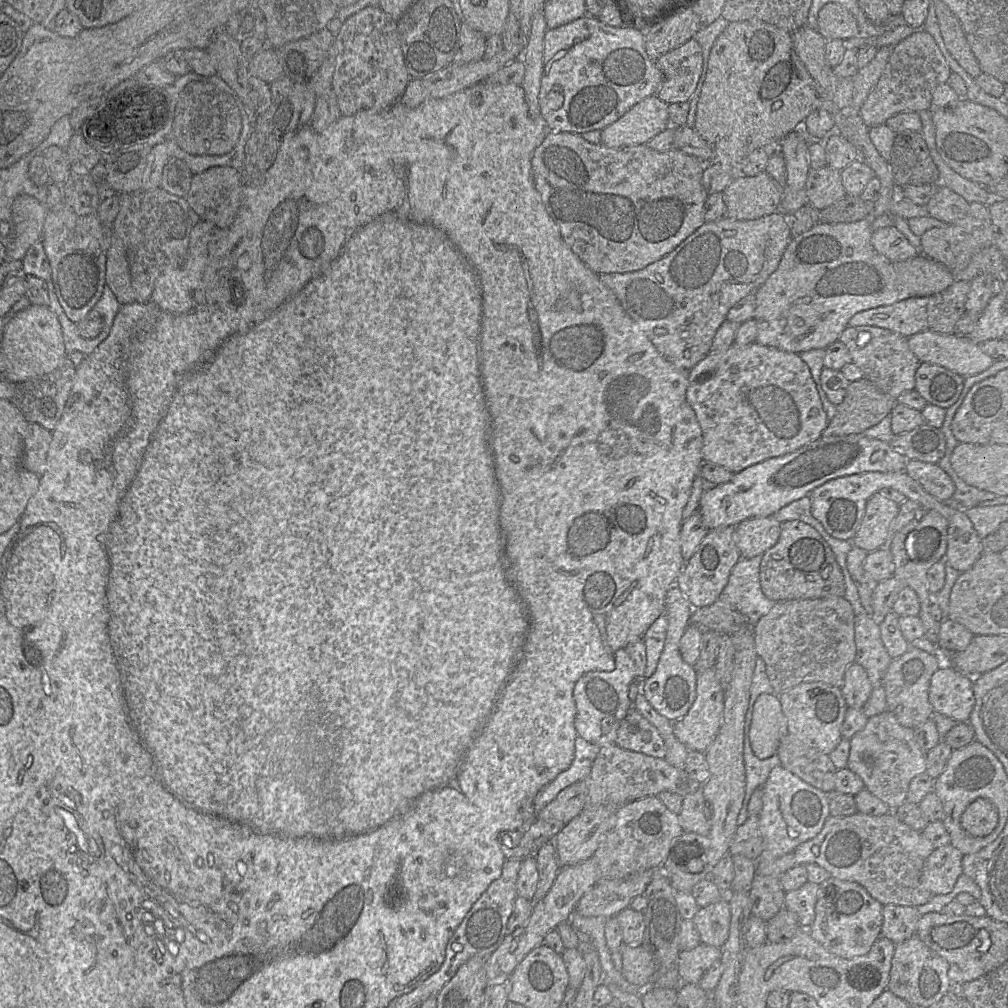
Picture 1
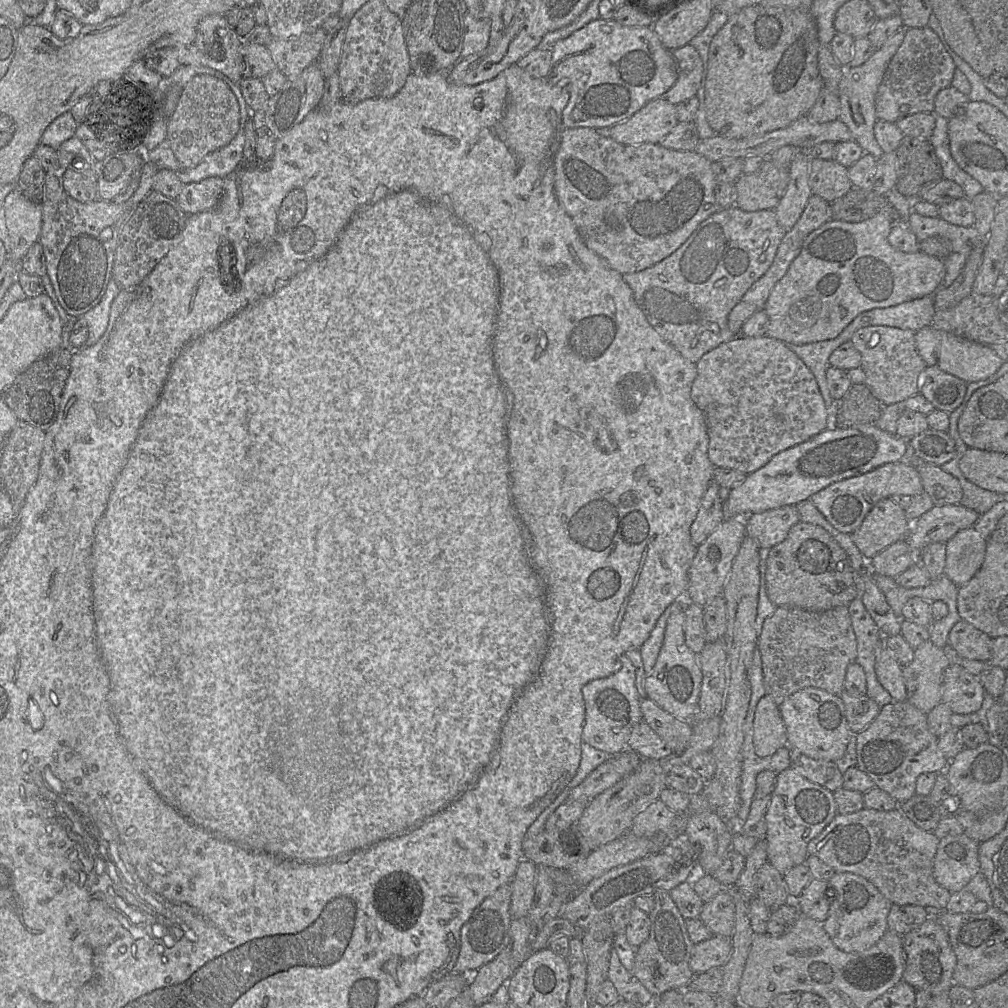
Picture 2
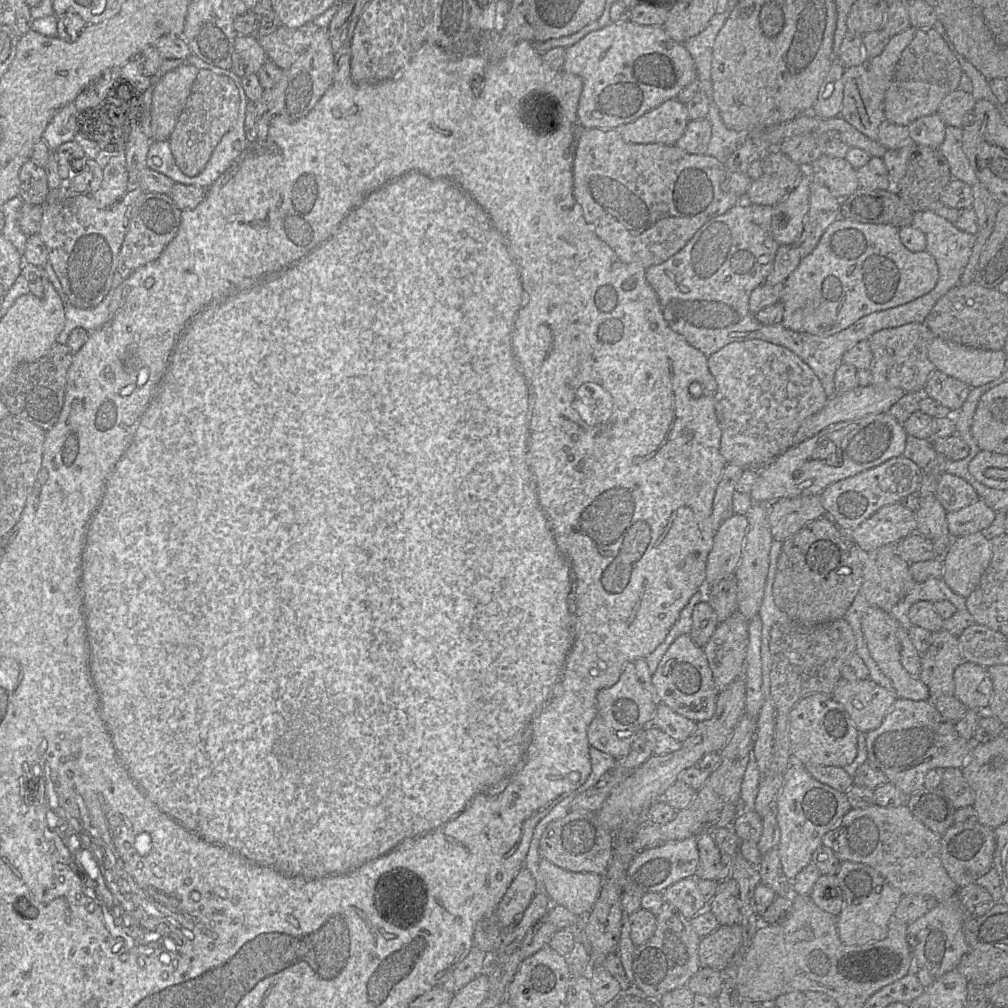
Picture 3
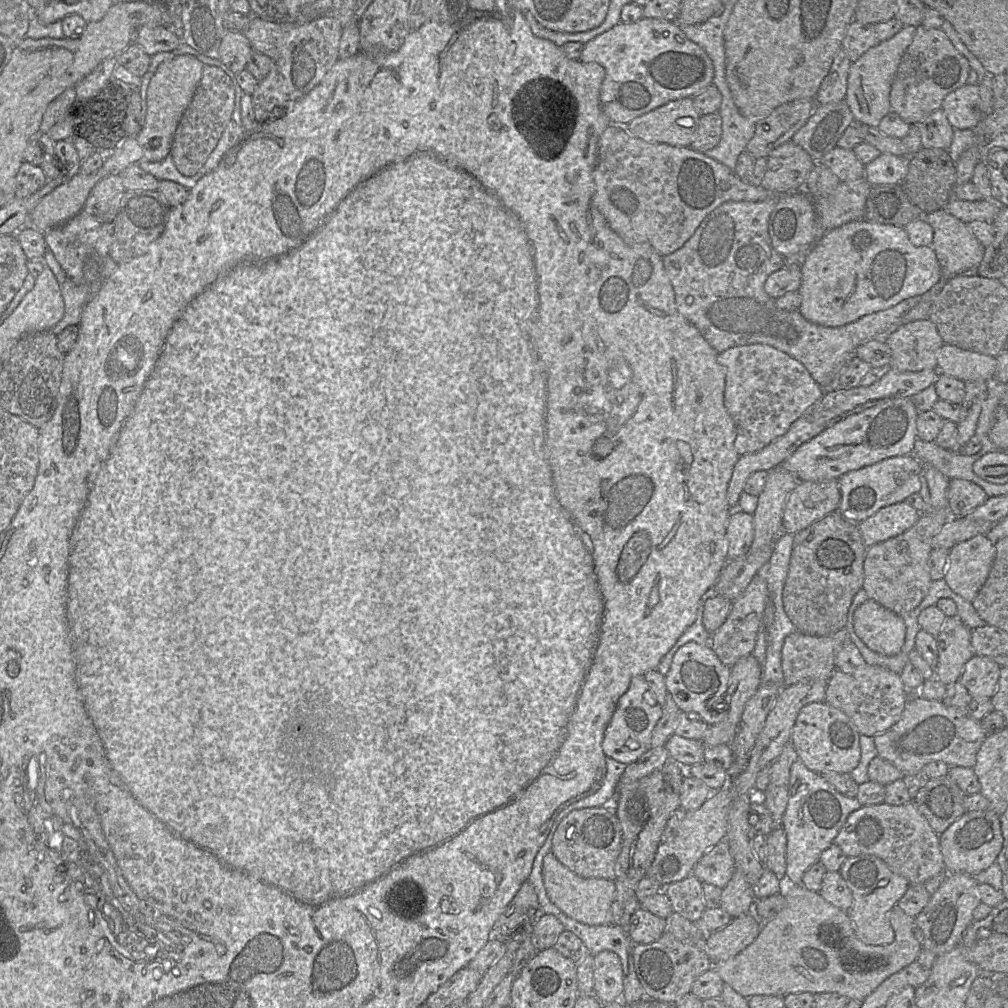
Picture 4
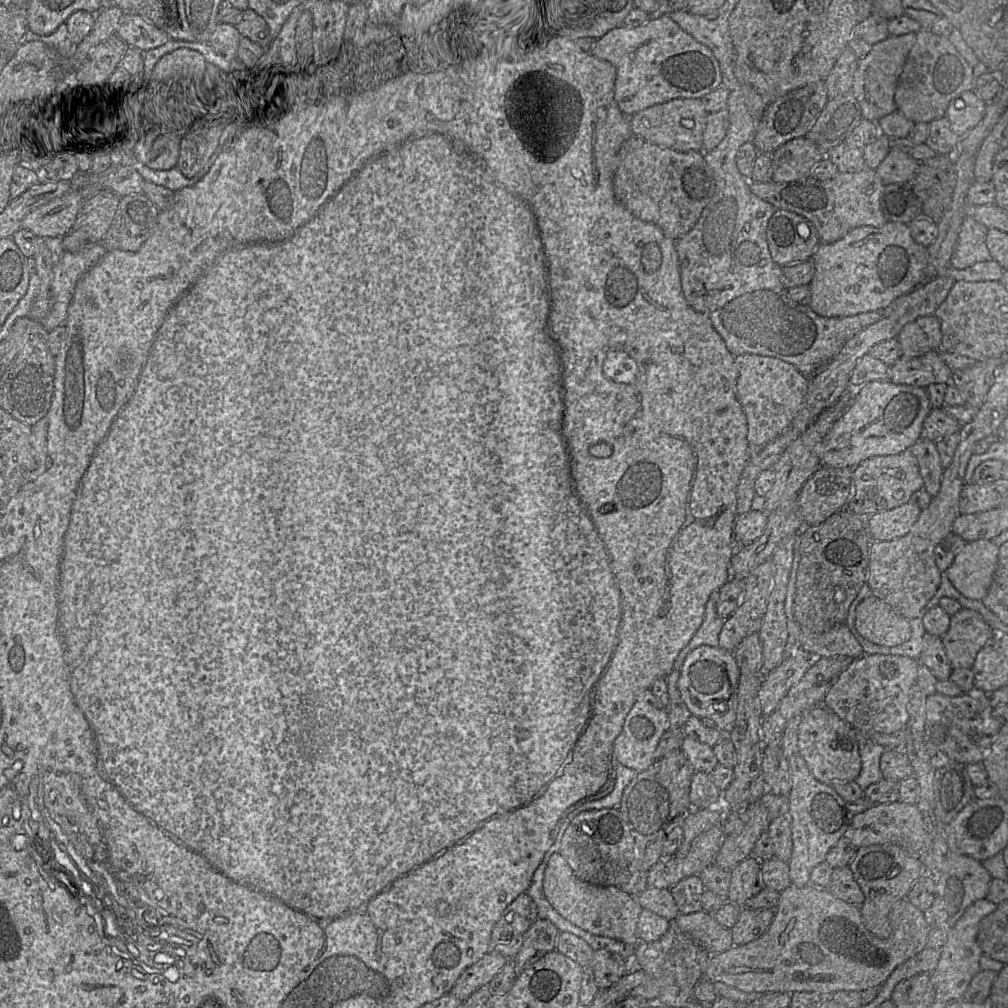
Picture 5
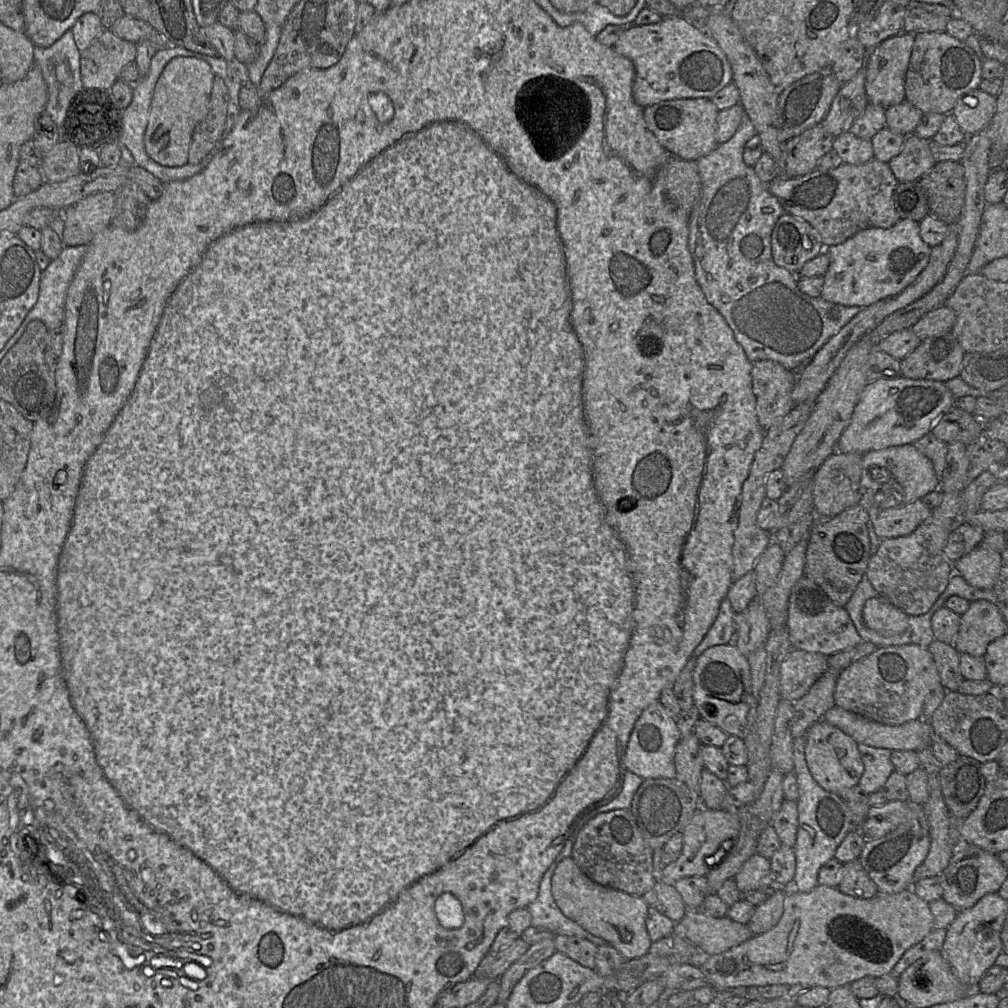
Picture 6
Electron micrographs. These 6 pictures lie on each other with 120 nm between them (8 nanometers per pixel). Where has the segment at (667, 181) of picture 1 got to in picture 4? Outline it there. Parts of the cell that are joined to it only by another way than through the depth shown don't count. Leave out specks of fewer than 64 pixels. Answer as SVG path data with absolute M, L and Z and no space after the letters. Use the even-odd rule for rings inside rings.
M610 124L600 137L593 171L592 203L610 228L630 244L648 244L662 257L681 248L706 216L728 201L777 200L758 182L742 181L731 169L691 147L647 142L630 134L624 126Z

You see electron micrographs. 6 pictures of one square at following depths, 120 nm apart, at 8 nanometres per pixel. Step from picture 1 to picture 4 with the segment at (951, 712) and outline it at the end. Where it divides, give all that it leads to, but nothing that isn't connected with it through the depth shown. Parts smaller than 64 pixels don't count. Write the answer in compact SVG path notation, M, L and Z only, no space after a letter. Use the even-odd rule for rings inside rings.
M974 655L958 680L973 698L991 698L998 686L1001 666L991 658Z

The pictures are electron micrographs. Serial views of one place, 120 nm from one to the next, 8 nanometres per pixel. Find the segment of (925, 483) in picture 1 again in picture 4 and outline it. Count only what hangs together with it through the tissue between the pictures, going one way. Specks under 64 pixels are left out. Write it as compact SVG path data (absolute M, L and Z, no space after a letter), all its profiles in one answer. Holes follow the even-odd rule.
M950 479L948 485L948 509L952 517L967 517L982 505L988 495L978 485L963 479Z

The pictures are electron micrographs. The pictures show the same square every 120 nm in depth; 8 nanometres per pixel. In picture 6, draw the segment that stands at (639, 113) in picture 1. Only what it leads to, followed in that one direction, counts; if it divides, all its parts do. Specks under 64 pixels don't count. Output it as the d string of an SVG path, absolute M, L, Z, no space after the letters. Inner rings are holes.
M709 98L666 100L643 108L645 124L661 146L669 154L688 161L698 161L718 146L718 113L719 109Z

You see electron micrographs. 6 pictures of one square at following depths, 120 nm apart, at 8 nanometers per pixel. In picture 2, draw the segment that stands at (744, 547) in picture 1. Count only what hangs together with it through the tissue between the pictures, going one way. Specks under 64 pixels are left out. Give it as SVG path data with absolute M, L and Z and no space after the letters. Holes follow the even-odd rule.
M795 505L753 513L745 519L746 536L753 538L760 548L772 548L782 542L793 525L800 522Z

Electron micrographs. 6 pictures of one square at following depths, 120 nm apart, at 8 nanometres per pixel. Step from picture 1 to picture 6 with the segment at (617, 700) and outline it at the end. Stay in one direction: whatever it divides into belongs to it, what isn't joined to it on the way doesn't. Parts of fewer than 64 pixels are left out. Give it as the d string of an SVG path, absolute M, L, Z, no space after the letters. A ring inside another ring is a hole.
M660 701L648 706L635 722L624 754L624 766L642 779L671 779L676 775L674 756L681 739L677 717L673 717Z

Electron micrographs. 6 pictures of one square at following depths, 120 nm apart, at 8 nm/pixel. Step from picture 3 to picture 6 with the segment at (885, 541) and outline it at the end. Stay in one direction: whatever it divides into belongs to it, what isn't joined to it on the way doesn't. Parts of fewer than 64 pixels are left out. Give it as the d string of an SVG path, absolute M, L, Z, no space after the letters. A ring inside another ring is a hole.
M919 500L880 510L874 518L874 529L881 540L911 534L930 515L929 509Z

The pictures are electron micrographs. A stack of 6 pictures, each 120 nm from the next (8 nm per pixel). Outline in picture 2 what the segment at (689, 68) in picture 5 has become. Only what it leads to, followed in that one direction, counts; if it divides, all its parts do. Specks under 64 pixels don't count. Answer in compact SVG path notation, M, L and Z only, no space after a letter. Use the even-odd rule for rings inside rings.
M597 19L597 20L589 22L587 25L585 25L581 29L573 32L567 38L557 41L554 44L554 46L552 47L551 51L552 51L552 63L551 63L550 73L549 73L547 78L541 78L541 79L547 79L548 82L551 85L556 85L557 83L560 86L566 86L567 85L567 90L570 93L570 98L569 98L569 101L568 101L566 107L564 108L564 110L562 112L562 123L563 123L564 128L578 128L578 127L602 128L602 127L612 127L615 124L621 123L621 122L629 119L633 114L635 114L638 110L640 110L648 102L650 102L650 101L652 101L652 100L654 100L656 98L662 97L674 85L674 83L677 80L677 66L676 66L676 62L675 62L675 60L674 60L674 58L672 56L672 51L669 51L668 49L666 49L663 46L663 44L661 43L658 35L654 32L654 30L651 27L628 27L628 26L623 26L623 25L619 24L615 20Z

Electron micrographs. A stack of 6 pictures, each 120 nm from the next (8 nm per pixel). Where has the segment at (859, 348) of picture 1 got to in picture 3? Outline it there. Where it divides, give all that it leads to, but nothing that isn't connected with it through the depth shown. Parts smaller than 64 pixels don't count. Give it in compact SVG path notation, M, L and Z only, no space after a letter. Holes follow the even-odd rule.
M909 323L882 329L868 339L873 359L869 371L871 384L881 388L898 388L906 393L923 392L935 367L928 358L928 347L936 336L925 323Z

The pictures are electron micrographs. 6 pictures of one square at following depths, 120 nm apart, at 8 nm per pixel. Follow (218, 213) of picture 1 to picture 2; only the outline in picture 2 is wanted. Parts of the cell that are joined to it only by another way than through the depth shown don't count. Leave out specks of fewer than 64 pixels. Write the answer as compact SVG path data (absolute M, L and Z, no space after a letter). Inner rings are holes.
M208 177L199 182L184 184L175 199L188 215L216 208L224 190L224 179Z

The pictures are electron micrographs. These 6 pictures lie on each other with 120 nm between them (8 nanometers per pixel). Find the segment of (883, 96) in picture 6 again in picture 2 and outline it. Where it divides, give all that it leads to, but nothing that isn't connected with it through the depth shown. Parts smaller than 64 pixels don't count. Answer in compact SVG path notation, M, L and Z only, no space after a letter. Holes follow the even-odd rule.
M905 28L898 30L884 45L877 49L872 56L858 67L846 67L844 76L838 87L840 100L839 119L849 128L853 141L856 142L866 154L876 159L883 155L883 151L874 136L874 125L877 122L875 112L875 98L884 73L898 48L903 42Z

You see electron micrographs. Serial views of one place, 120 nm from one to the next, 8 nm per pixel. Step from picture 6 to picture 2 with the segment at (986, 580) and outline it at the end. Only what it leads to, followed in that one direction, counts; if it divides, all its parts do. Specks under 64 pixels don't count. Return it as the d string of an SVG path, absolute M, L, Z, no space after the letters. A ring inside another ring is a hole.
M973 527L957 532L946 543L944 576L955 585L966 584L981 568L987 546Z

